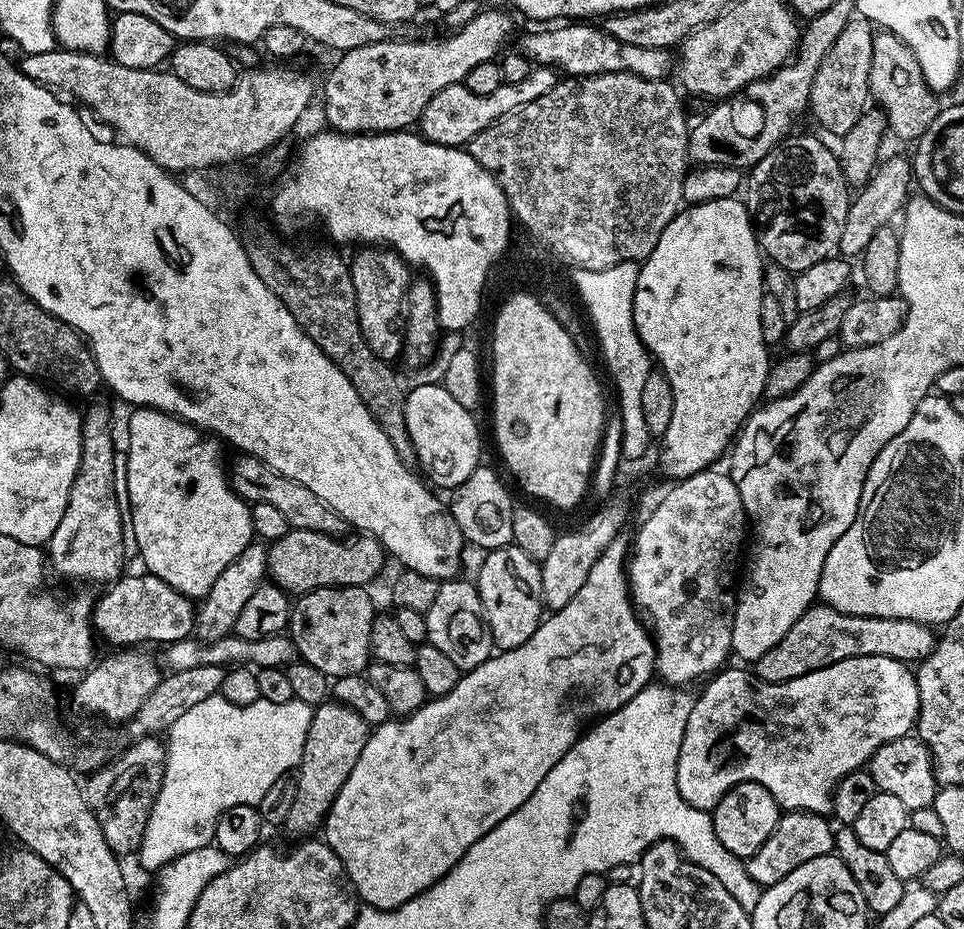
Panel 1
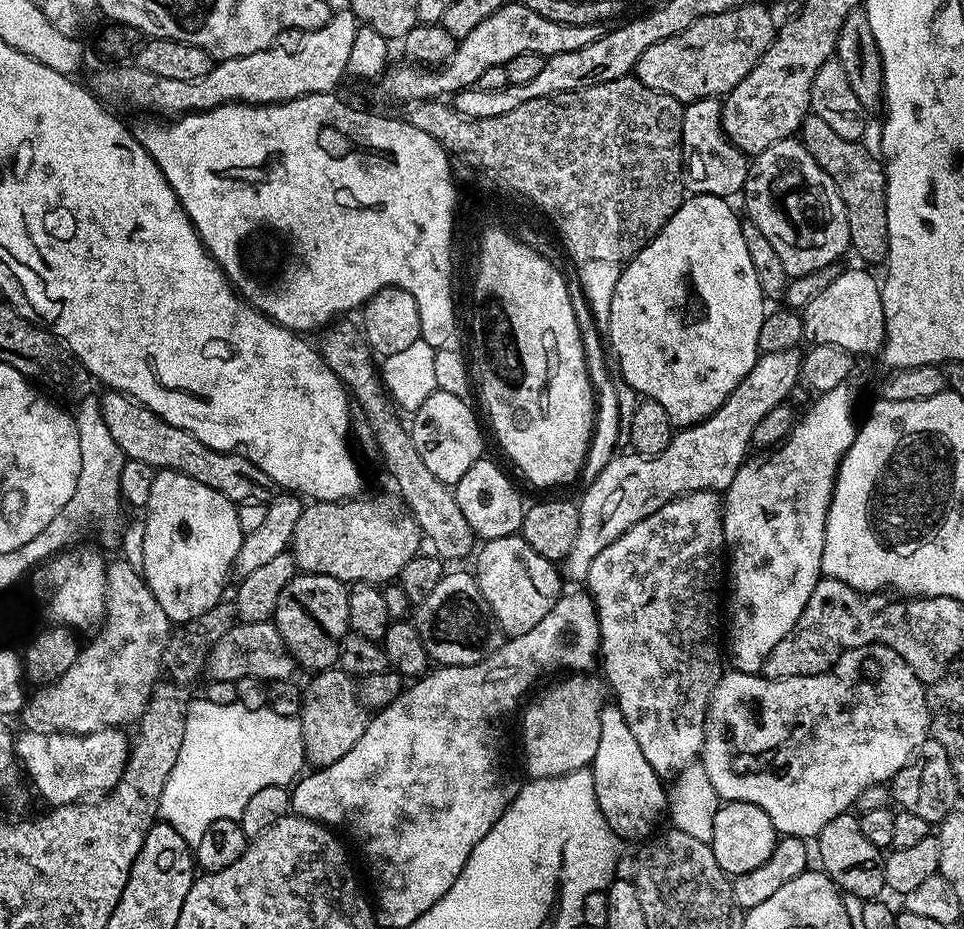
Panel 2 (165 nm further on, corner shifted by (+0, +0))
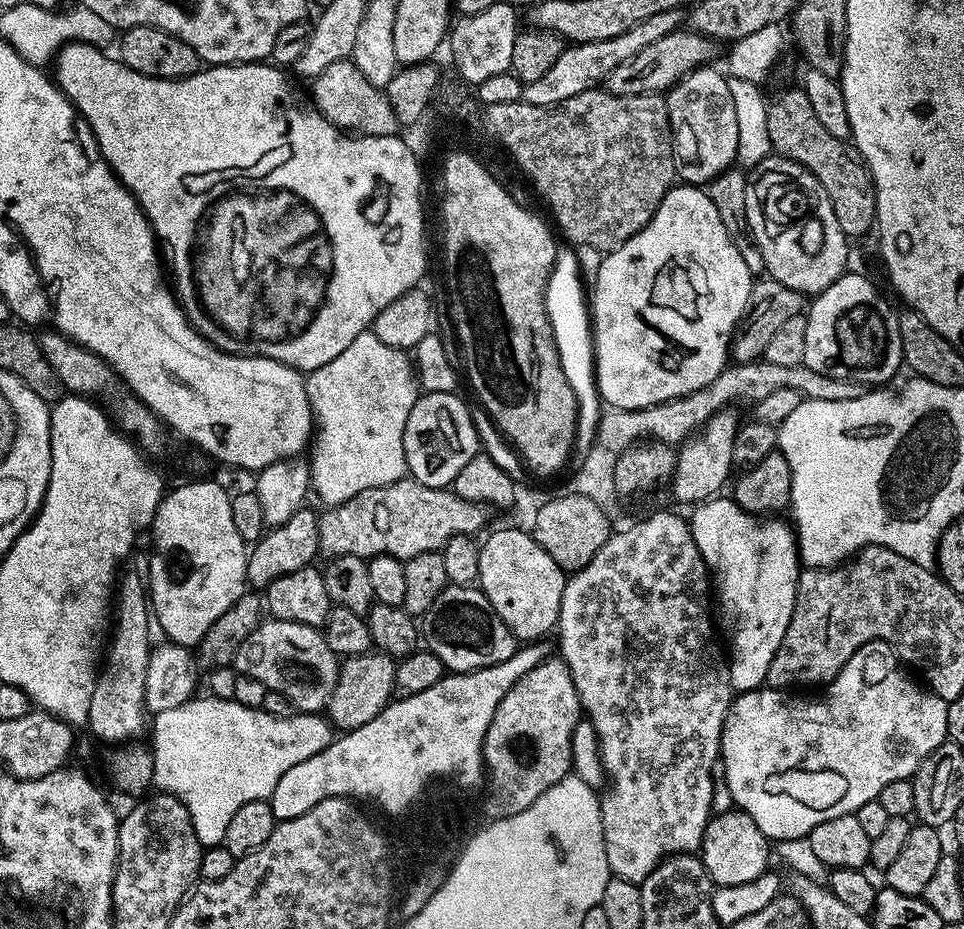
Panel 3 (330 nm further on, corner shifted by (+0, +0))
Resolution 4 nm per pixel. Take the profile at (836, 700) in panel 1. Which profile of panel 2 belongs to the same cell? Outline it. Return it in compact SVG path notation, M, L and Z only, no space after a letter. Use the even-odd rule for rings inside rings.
M871 644L850 650L842 654L842 658L829 672L817 676L771 680L769 676L754 672L725 671L712 695L712 707L708 710L708 721L704 724L704 779L707 784L714 786L721 801L754 802L754 806L762 806L762 810L770 814L770 822L774 822L780 836L814 838L820 833L822 826L830 822L830 818L838 818L838 814L849 811L855 805L858 794L866 790L866 786L888 784L892 777L898 774L898 770L906 766L906 762L915 754L919 744L929 739L930 696L924 692L927 692L926 685L916 677L914 670L893 648L888 648L885 644Z

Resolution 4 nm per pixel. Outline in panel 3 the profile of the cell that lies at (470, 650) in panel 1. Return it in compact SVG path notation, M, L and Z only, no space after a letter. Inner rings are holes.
M449 584L434 600L434 606L422 617L422 640L427 651L443 662L449 673L477 672L498 662L506 662L516 653L516 636L498 618L494 606L479 587L467 584Z

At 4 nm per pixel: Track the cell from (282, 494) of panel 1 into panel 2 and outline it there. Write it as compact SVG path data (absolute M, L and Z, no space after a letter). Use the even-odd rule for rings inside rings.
M111 390L105 391L105 393L105 396L99 397L99 401L102 414L106 418L106 426L109 428L110 434L113 435L114 442L118 442L118 446L122 446L124 455L129 461L137 460L140 464L149 464L152 470L167 470L186 474L190 478L194 478L194 482L202 482L202 486L210 486L210 490L218 490L218 494L222 494L231 504L235 505L245 504L246 501L267 504L278 494L276 483L270 476L259 470L258 466L246 459L245 456L240 456L237 452L219 452L198 442L198 438L194 438L194 434L190 434L178 426L170 426L170 422L166 422L158 414L154 414L154 410L142 406L131 396Z

